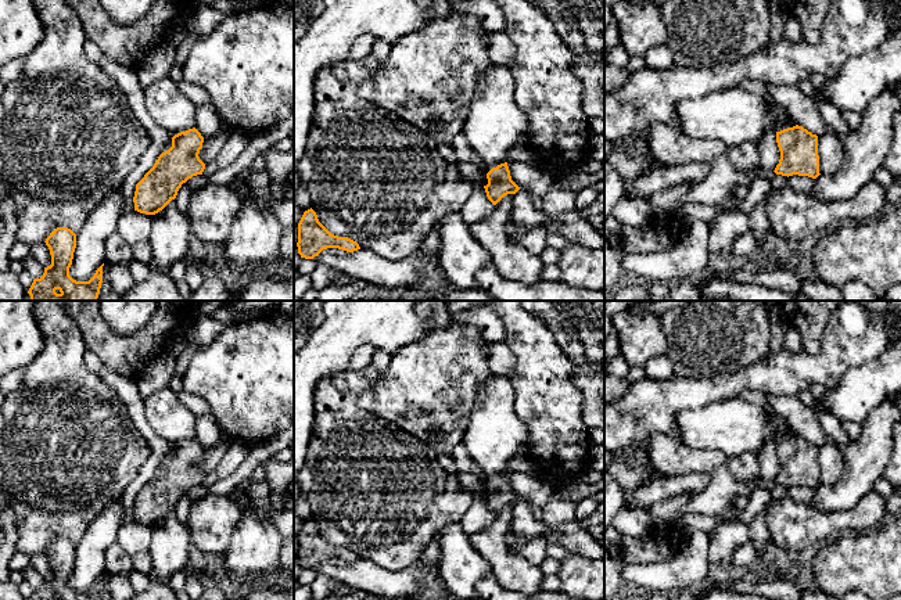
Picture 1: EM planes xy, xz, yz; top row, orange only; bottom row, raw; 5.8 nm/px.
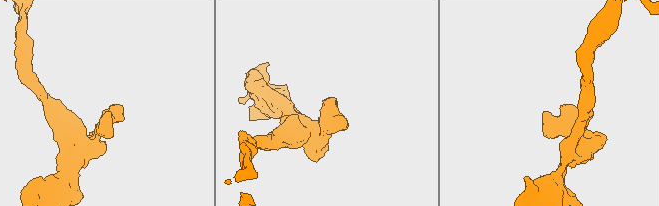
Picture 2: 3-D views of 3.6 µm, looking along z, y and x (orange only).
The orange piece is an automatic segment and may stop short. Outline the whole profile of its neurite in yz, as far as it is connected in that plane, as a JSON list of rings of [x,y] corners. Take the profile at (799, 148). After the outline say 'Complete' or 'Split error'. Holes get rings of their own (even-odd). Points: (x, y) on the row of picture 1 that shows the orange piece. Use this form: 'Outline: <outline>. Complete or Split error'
Outline: [[[793,126],[776,132],[776,143],[780,151],[776,175],[808,176],[816,179],[819,173],[818,136],[803,126]]]. Complete

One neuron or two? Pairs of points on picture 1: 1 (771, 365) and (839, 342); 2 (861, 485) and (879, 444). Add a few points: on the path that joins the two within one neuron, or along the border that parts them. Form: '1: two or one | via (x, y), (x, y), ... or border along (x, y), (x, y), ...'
1: one | via (788, 365), (817, 365), (822, 359)
2: one | via (861, 475), (861, 469), (869, 453)

